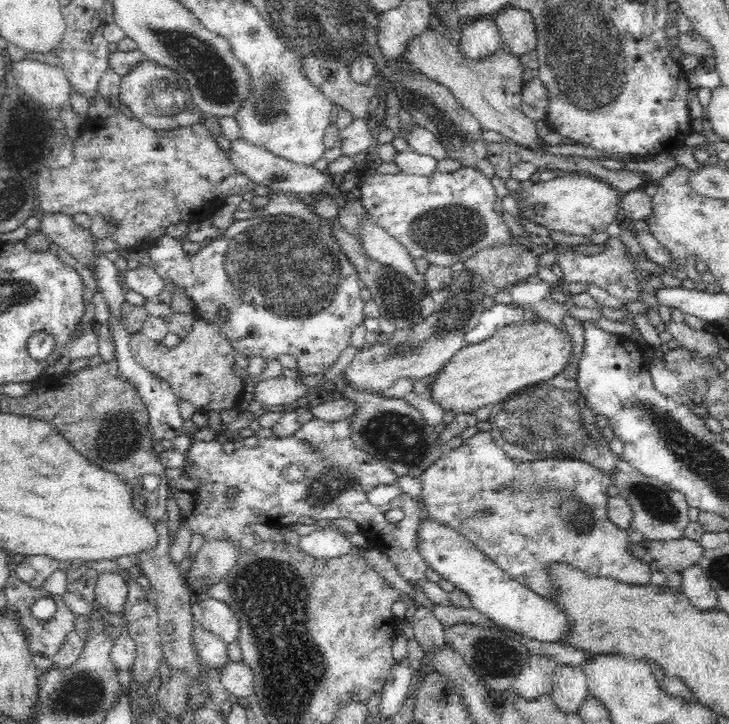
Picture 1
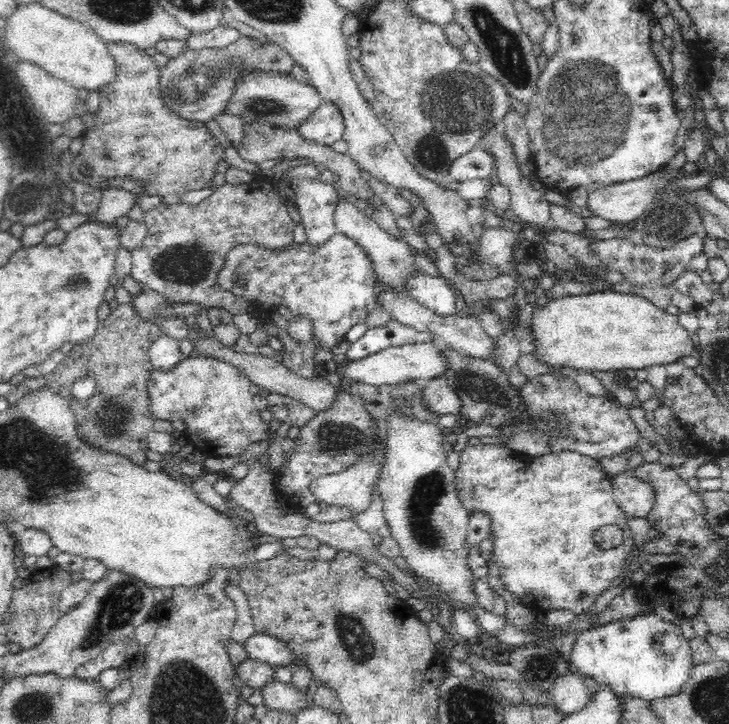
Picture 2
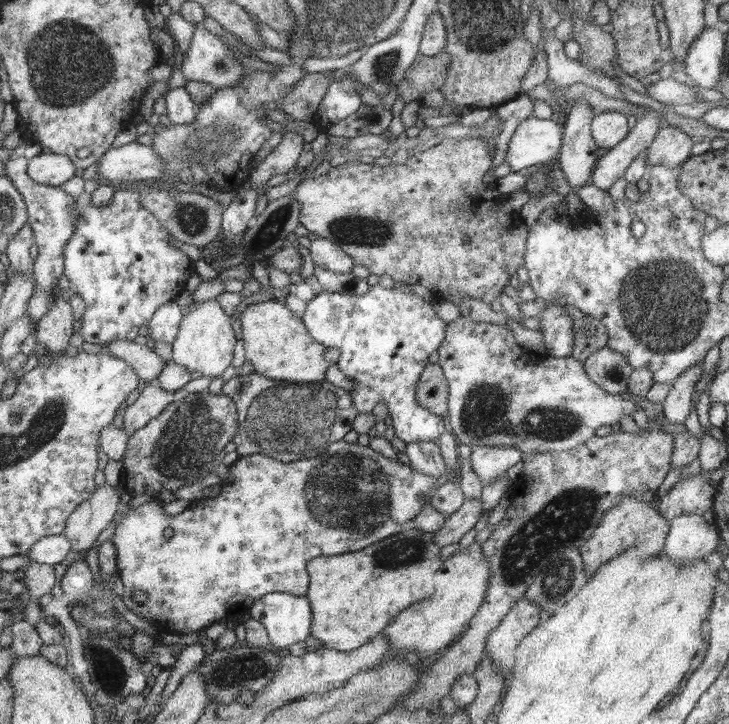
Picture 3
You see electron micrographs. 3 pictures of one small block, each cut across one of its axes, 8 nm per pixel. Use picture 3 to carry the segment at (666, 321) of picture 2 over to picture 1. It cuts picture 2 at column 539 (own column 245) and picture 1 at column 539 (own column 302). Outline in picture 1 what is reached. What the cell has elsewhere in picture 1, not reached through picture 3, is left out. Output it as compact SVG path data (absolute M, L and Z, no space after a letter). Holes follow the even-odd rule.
M522 320L522 322L516 322L516 324L510 324L504 328L500 328L500 330L497 330L494 335L484 342L479 342L475 345L465 344L446 364L444 364L444 366L435 375L433 375L433 381L427 394L433 398L434 402L437 402L442 407L444 412L450 412L451 410L454 414L474 413L481 406L492 404L497 405L499 402L502 402L504 398L508 398L510 394L514 394L516 390L523 389L524 386L532 386L536 383L547 381L548 379L555 377L557 374L560 374L562 370L564 370L566 364L568 364L571 354L571 340L570 337L568 337L568 333L566 333L566 331L560 331L556 325L549 322L542 322L542 324L536 324L536 326L530 326L529 322Z

